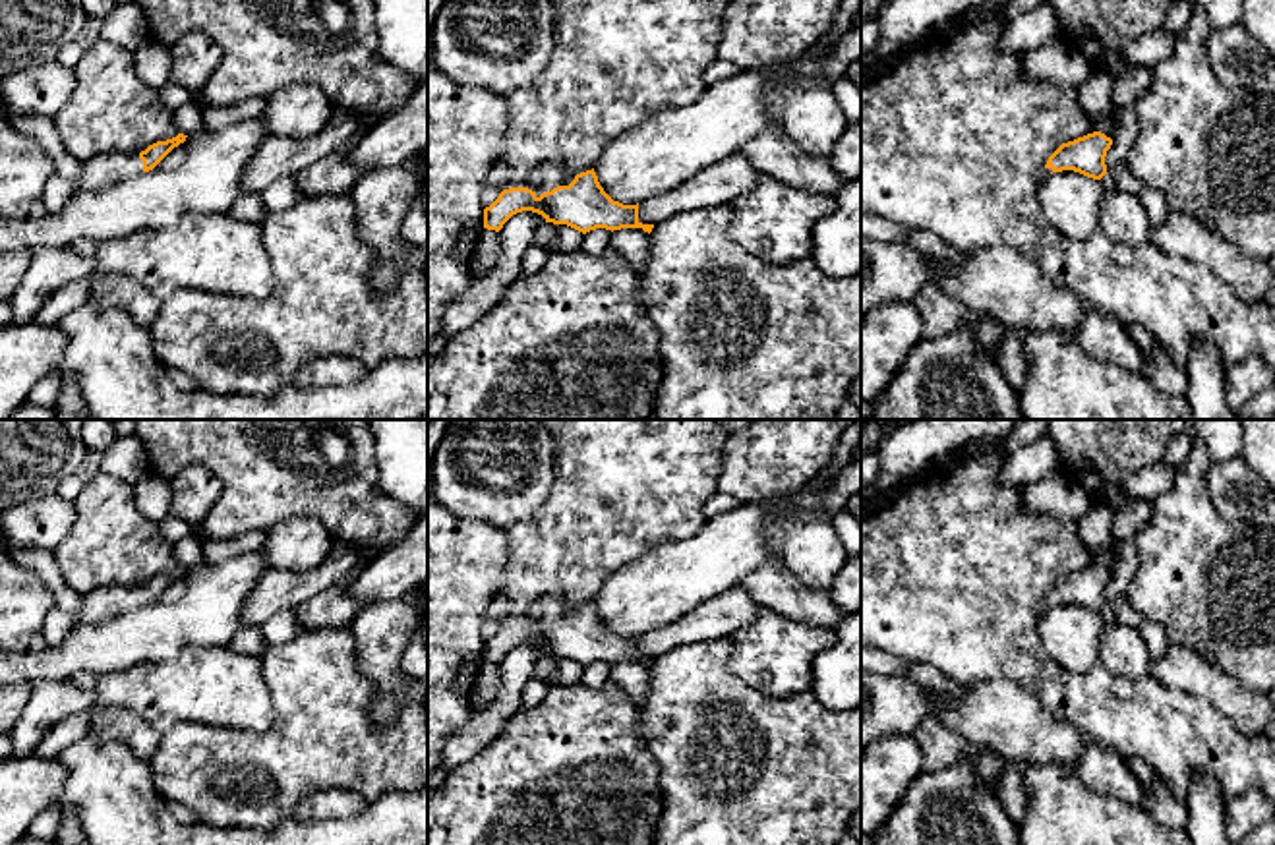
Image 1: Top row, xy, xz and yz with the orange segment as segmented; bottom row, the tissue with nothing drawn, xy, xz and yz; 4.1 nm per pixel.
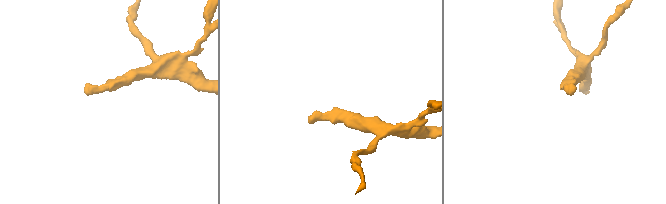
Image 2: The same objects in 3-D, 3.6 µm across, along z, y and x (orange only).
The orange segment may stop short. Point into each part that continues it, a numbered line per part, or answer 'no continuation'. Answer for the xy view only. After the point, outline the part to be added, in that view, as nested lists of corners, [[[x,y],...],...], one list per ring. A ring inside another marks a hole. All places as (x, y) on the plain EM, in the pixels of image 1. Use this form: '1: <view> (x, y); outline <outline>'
1: xy (115, 600); outline [[[110,584],[97,588],[81,599],[81,623],[101,623],[143,605],[139,588]]]

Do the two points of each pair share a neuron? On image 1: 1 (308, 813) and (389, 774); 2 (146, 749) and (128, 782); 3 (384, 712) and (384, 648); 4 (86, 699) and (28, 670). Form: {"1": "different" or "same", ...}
{"1": "different", "2": "different", "3": "same", "4": "different"}

